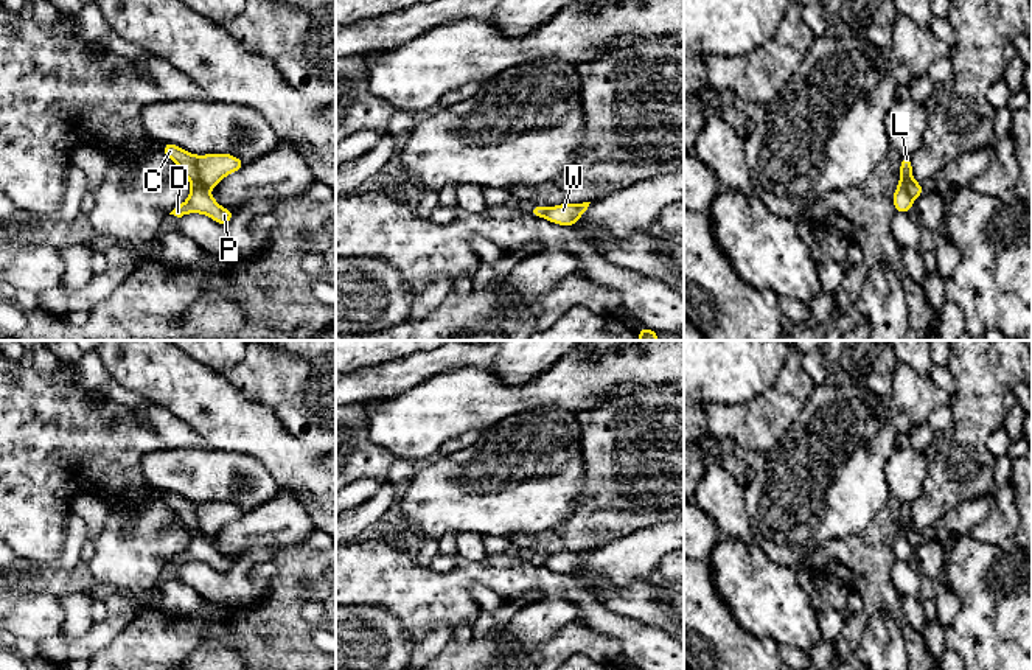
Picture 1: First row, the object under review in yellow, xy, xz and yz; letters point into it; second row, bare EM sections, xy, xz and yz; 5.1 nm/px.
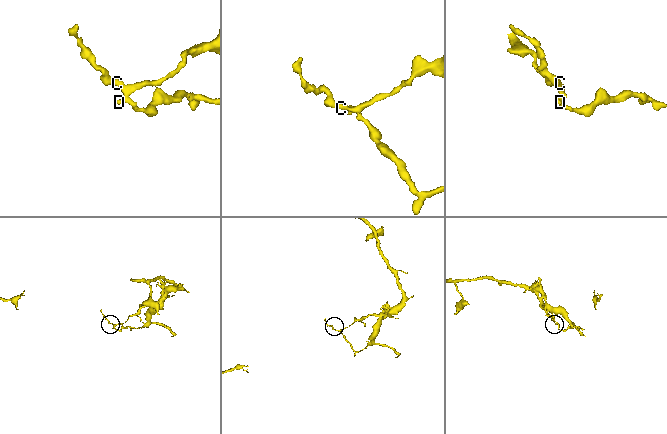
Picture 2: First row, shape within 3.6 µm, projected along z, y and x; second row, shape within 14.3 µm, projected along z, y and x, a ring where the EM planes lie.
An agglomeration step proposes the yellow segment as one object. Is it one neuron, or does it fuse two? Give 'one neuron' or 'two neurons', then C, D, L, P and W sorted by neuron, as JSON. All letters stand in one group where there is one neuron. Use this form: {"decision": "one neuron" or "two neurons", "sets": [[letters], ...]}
{"decision": "two neurons", "sets": [["C", "D", "P"], ["L", "W"]]}

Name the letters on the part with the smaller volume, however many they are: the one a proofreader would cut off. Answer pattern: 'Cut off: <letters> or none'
Cut off: L, W

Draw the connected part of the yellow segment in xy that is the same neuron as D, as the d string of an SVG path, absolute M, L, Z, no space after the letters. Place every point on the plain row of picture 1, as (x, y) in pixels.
M163 491L163 501L179 515L180 521L191 532L191 541L188 547L177 553L169 563L182 566L188 561L202 561L221 574L228 572L235 561L222 557L214 546L199 533L199 521L196 518L197 504L173 491Z

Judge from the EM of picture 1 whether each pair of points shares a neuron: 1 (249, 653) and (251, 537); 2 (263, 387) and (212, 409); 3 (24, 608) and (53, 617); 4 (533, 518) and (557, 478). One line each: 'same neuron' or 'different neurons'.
1: different neurons
2: different neurons
3: same neuron
4: same neuron

